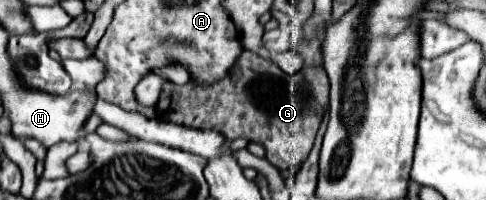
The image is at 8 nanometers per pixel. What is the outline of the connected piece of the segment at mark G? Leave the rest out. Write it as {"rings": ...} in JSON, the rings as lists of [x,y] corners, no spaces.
{"rings":[[[244,51],[232,69],[232,81],[228,75],[216,85],[202,89],[190,83],[174,85],[166,81],[156,103],[156,119],[194,129],[214,129],[228,141],[244,137],[246,141],[264,145],[266,159],[274,167],[280,169],[280,163],[296,167],[312,149],[322,115],[328,107],[328,89],[328,77],[322,67],[302,67],[298,75],[288,77],[274,61]]]}

